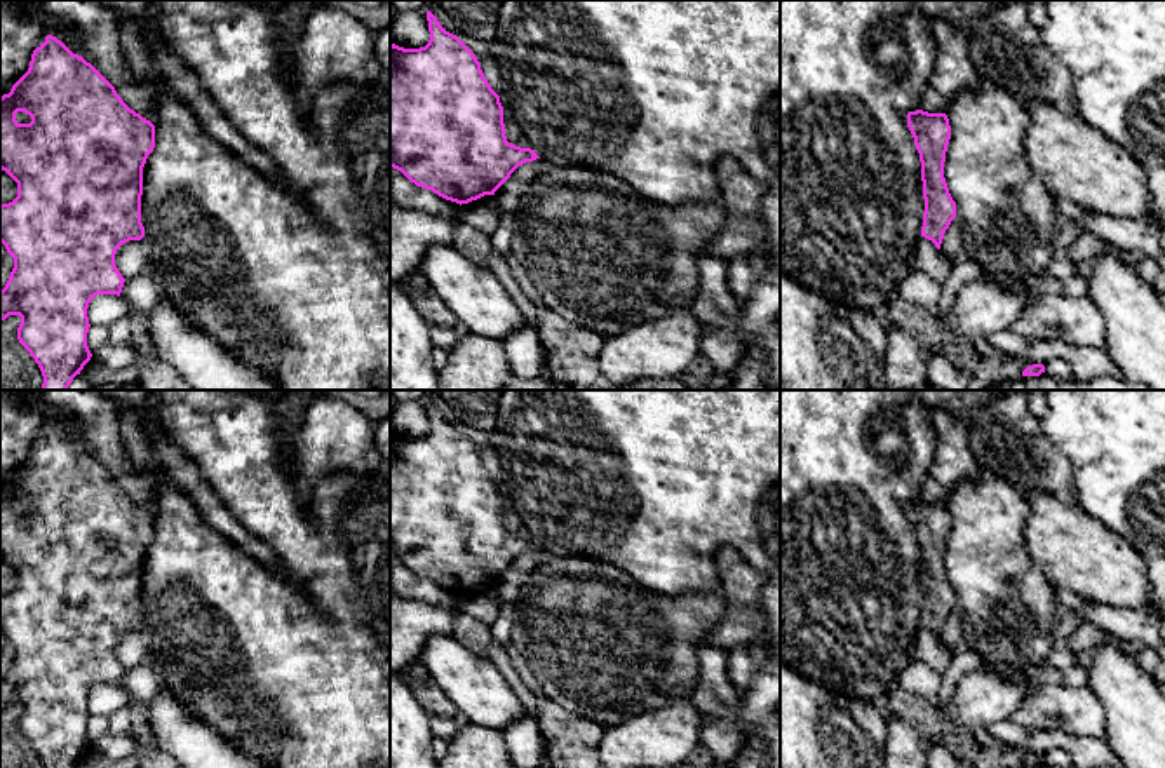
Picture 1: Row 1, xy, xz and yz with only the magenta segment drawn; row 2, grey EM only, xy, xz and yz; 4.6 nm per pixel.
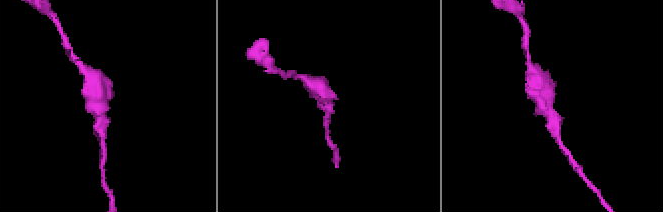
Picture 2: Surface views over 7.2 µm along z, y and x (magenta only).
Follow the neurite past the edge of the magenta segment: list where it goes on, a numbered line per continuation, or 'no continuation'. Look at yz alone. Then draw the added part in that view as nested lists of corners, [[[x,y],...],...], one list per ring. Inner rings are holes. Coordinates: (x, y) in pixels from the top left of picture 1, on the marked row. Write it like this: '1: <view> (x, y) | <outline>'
no continuation

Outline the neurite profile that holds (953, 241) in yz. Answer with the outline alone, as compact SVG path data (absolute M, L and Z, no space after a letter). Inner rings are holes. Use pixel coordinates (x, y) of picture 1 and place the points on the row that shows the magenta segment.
M954 218L944 233L939 253L942 258L954 263L958 258L961 258L963 244L965 244L963 226Z

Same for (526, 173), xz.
M536 158L533 162L526 162L522 165L519 165L510 178L522 183L522 185L529 185L531 181L535 181L538 176L542 176L543 172L550 171L552 165L542 158Z

